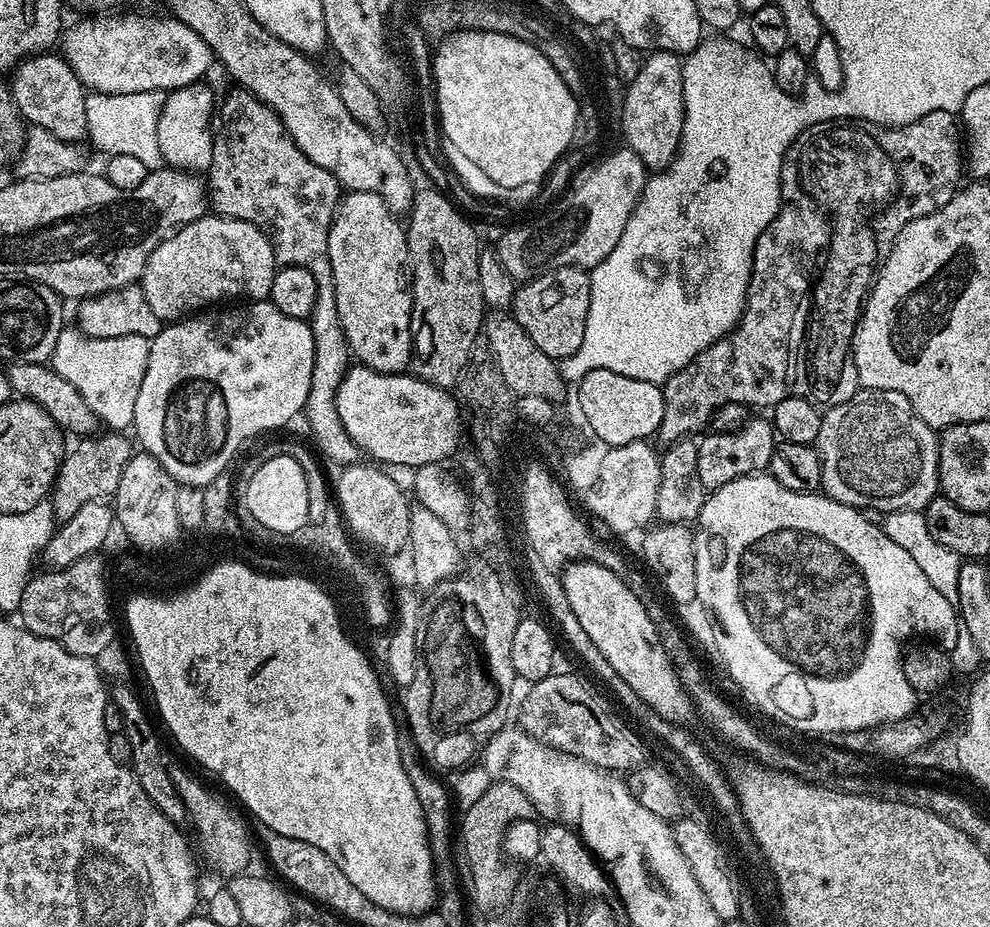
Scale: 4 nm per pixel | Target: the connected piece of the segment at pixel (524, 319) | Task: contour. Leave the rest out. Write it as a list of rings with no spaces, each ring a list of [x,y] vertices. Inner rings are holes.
[[[551,268],[549,272],[542,272],[530,280],[523,281],[516,289],[516,297],[512,300],[510,309],[513,316],[522,326],[526,334],[530,334],[530,342],[542,350],[542,354],[551,356],[559,362],[567,356],[573,356],[582,345],[582,338],[586,331],[587,315],[590,311],[591,278],[583,268]]]

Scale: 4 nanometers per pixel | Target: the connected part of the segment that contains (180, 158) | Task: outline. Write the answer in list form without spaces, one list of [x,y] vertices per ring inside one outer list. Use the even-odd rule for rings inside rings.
[[[197,82],[185,88],[178,88],[163,97],[156,133],[158,134],[158,150],[162,154],[165,165],[192,172],[207,170],[210,166],[212,161],[212,132],[210,129],[214,124],[214,104],[212,108],[212,96],[202,85],[203,83]]]

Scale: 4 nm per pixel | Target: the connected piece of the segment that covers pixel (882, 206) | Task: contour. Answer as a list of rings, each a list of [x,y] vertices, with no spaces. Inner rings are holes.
[[[934,110],[914,122],[897,128],[890,128],[887,124],[867,122],[852,122],[847,127],[848,129],[841,136],[832,136],[829,140],[824,136],[818,137],[816,144],[797,142],[785,154],[784,165],[780,171],[780,182],[781,185],[787,186],[786,195],[780,205],[780,213],[772,219],[770,226],[761,234],[756,243],[752,259],[752,277],[748,283],[748,302],[744,313],[740,316],[739,324],[728,333],[725,339],[715,340],[709,348],[699,352],[692,363],[678,370],[662,385],[664,409],[658,436],[659,439],[664,439],[665,445],[672,444],[681,438],[695,437],[697,435],[695,432],[703,433],[712,423],[714,410],[718,410],[718,406],[726,406],[726,402],[738,402],[749,406],[757,404],[758,407],[767,409],[791,396],[806,398],[813,402],[826,399],[835,390],[836,383],[844,372],[844,364],[846,368],[846,363],[849,361],[852,340],[856,336],[856,325],[860,323],[860,314],[864,311],[868,293],[878,272],[878,257],[881,252],[880,244],[876,241],[876,228],[872,225],[872,216],[886,211],[887,208],[892,208],[893,229],[898,230],[914,218],[936,212],[942,206],[946,206],[946,202],[950,202],[950,198],[956,195],[958,185],[961,183],[959,182],[960,168],[962,172],[962,128],[953,113],[946,110]]]

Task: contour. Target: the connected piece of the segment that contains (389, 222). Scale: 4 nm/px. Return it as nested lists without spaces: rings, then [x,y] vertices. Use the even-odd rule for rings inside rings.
[[[352,190],[336,207],[336,216],[328,235],[328,257],[334,278],[334,294],[338,306],[338,318],[348,340],[353,357],[365,368],[376,372],[403,373],[414,360],[414,317],[412,315],[412,290],[410,287],[410,261],[408,237],[397,213],[392,212],[373,192]]]

